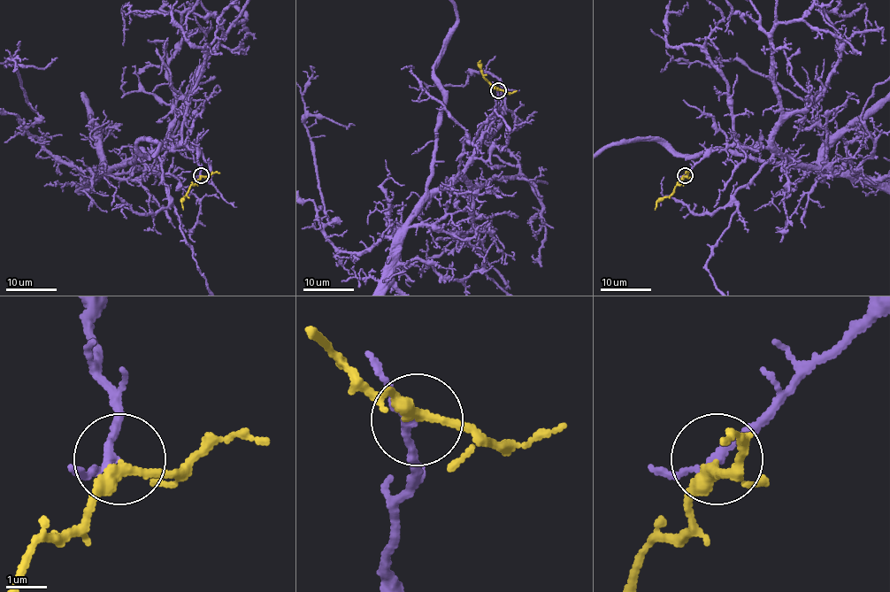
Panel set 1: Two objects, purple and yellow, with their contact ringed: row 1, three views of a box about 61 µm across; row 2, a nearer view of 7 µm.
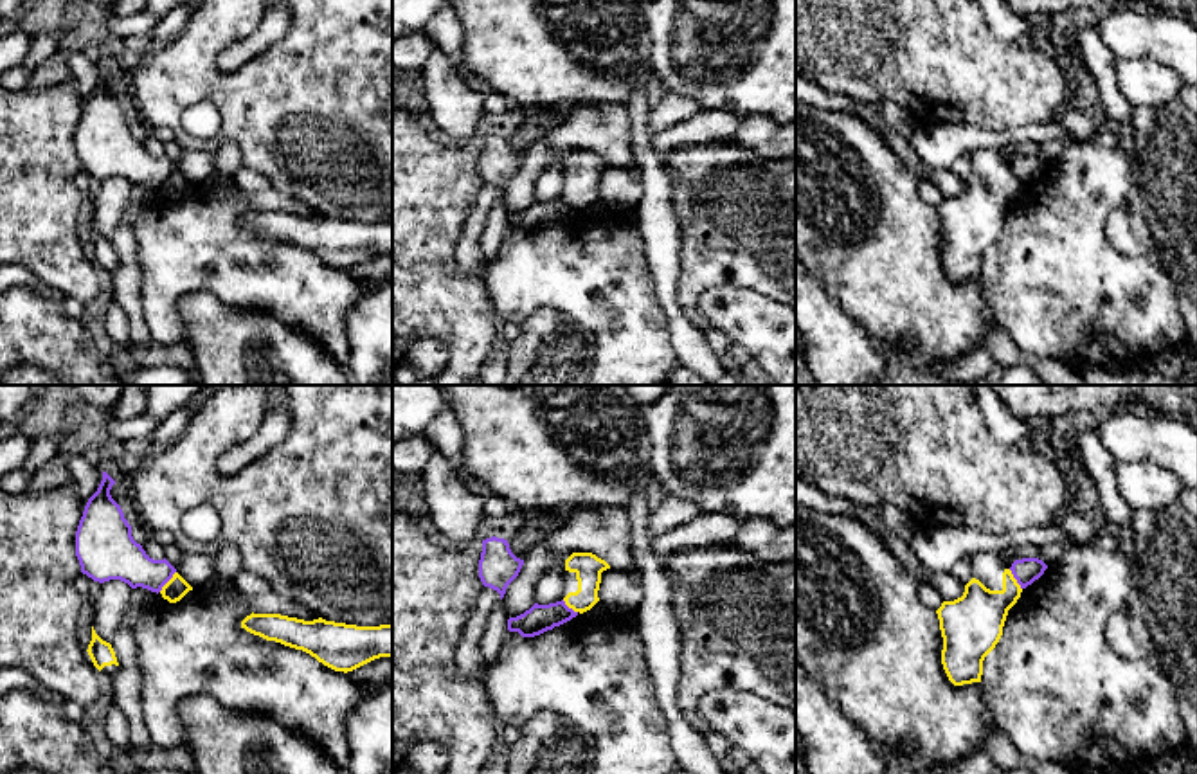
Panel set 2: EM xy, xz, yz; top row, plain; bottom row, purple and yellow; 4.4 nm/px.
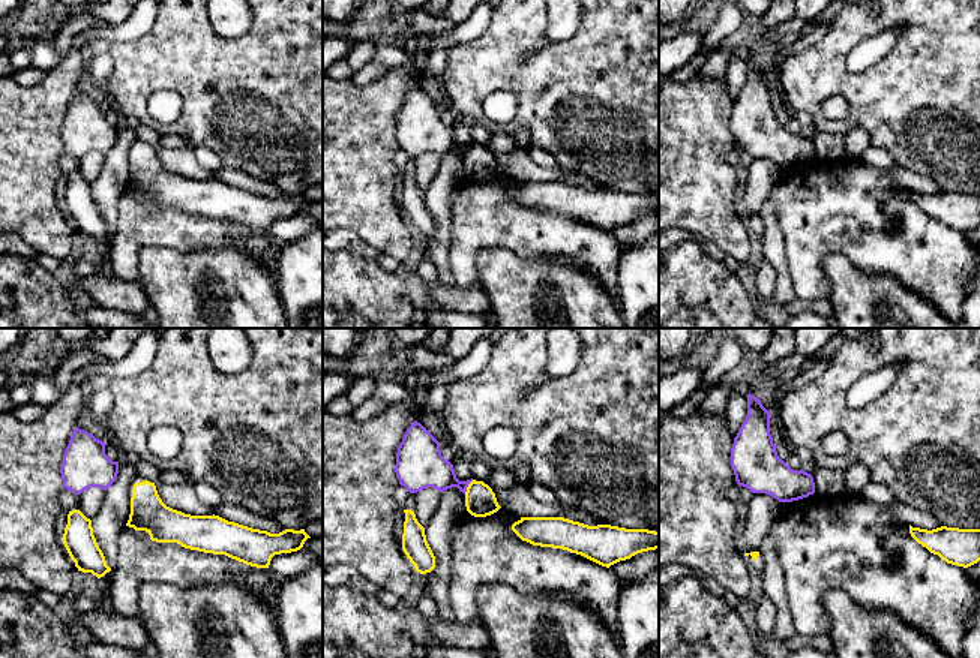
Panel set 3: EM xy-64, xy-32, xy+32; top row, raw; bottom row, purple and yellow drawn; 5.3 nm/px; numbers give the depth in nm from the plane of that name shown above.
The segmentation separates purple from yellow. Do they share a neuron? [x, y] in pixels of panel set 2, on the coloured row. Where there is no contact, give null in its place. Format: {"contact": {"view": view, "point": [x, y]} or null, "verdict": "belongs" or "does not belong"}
{"contact": {"view": "xy", "point": [168, 580]}, "verdict": "does not belong"}

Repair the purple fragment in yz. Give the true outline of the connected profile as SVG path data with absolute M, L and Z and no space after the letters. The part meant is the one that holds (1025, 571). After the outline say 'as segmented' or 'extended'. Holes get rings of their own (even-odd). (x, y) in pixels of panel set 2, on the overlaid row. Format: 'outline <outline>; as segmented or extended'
outline M1039 558L1015 560L1010 567L1010 571L1012 571L1013 578L1017 580L1017 583L1021 585L1021 589L1026 589L1035 580L1039 580L1046 569L1048 569L1048 565Z; as segmented

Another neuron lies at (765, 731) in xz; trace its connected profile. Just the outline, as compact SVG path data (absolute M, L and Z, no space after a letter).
M742 689L706 695L704 720L765 774L796 774L796 709Z

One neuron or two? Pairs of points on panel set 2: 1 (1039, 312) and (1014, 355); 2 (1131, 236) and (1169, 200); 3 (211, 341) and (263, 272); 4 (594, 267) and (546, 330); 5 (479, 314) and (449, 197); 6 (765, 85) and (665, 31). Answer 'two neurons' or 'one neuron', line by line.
1: two neurons
2: one neuron
3: two neurons
4: two neurons
5: one neuron
6: one neuron

